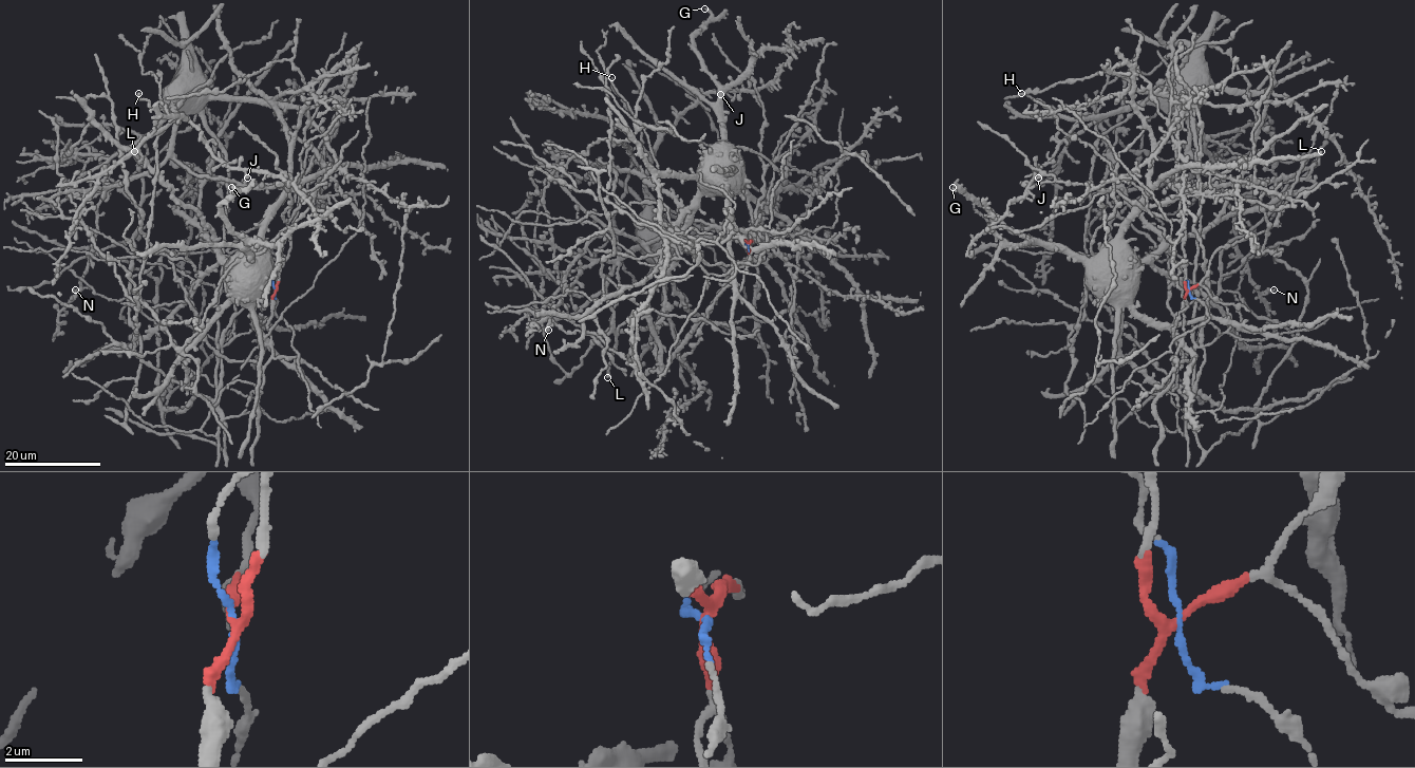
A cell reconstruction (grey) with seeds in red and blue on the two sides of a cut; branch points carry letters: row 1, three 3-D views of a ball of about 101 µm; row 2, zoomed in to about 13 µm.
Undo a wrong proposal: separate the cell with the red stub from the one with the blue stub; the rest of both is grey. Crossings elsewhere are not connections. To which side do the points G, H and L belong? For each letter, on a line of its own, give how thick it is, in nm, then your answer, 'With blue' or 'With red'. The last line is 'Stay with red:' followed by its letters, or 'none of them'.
G: Thickness 320 nm. With red
H: Thickness 220 nm. With red
L: Thickness 380 nm. With red
Stay with red: G, H, L

